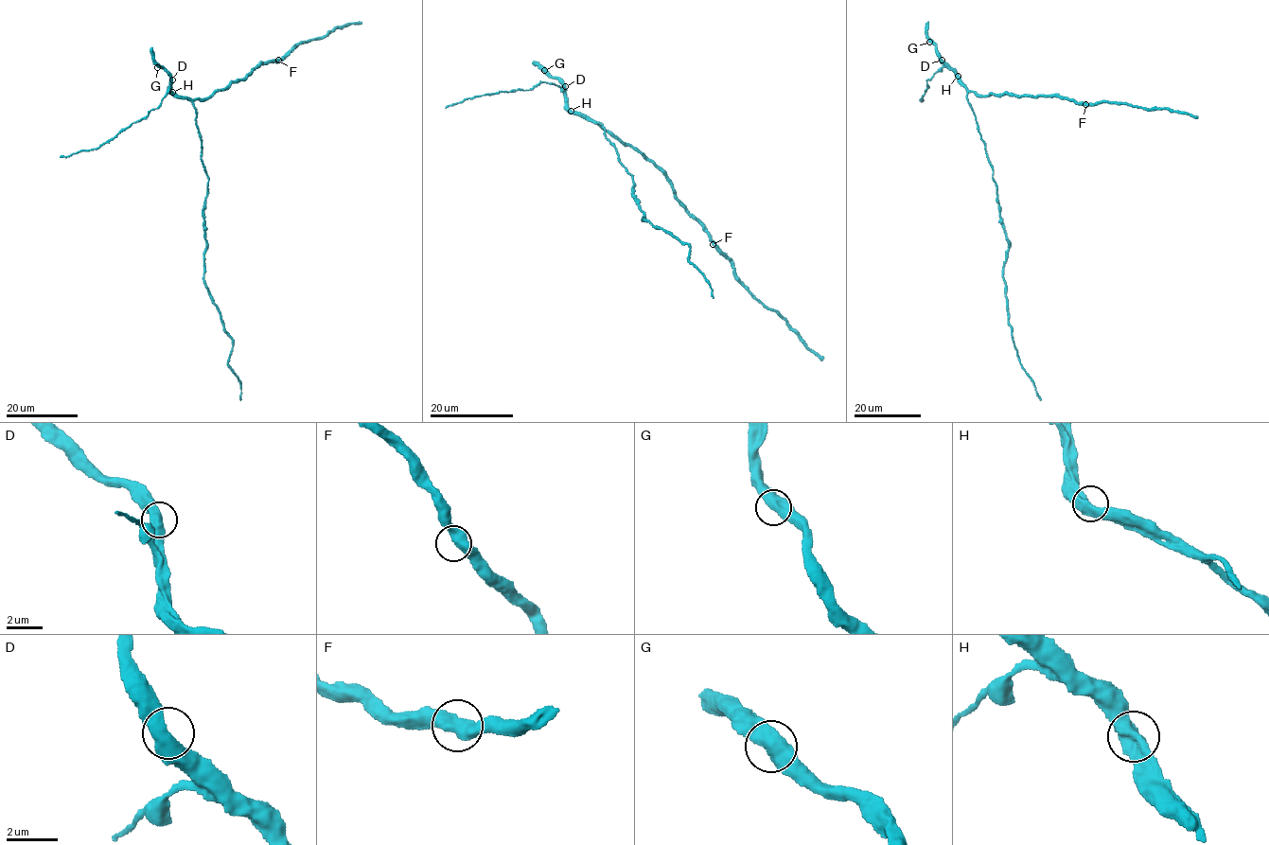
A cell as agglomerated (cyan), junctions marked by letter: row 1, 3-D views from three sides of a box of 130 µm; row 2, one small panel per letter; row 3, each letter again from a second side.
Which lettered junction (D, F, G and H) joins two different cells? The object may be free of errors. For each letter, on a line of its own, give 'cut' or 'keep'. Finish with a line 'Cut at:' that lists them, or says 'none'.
D: keep
F: keep
G: keep
H: keep
Cut at: none

